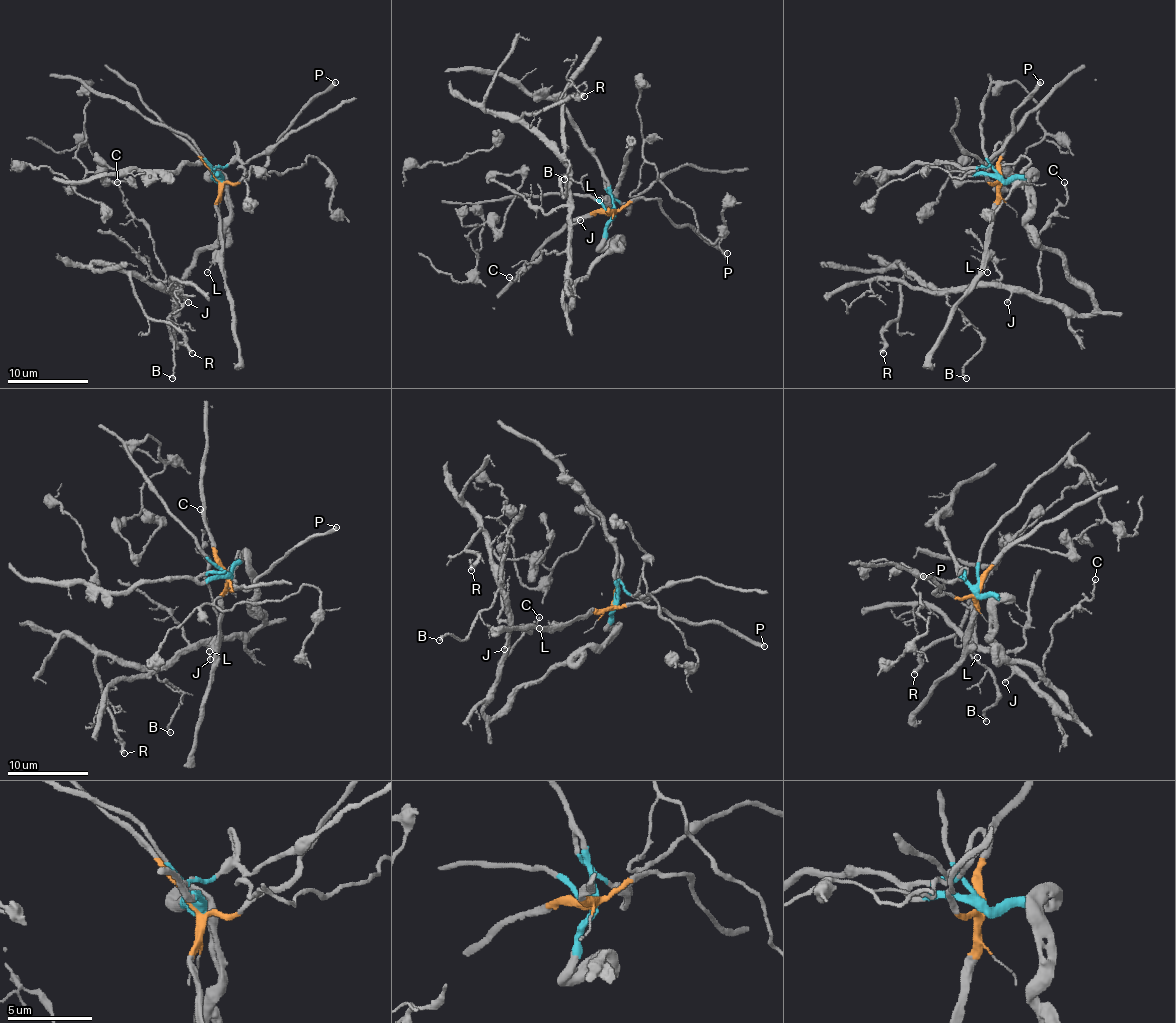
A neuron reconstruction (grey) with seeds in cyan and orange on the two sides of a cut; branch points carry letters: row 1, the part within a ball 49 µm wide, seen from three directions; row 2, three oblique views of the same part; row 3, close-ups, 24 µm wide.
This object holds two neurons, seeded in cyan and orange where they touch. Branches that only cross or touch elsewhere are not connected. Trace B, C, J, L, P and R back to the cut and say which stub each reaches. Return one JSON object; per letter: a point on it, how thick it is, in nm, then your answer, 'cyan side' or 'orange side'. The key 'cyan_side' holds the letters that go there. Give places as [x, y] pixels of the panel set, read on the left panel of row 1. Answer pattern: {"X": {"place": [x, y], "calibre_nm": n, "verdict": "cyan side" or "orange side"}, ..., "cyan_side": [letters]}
{"B": {"place": [172, 378], "calibre_nm": 220, "verdict": "cyan side"}, "C": {"place": [117, 182], "calibre_nm": 160, "verdict": "cyan side"}, "J": {"place": [188, 302], "calibre_nm": 160, "verdict": "cyan side"}, "L": {"place": [207, 272], "calibre_nm": 110, "verdict": "orange side"}, "P": {"place": [335, 82], "calibre_nm": 300, "verdict": "orange side"}, "R": {"place": [192, 353], "calibre_nm": 360, "verdict": "cyan side"}, "cyan_side": ["B", "C", "J", "R"]}

